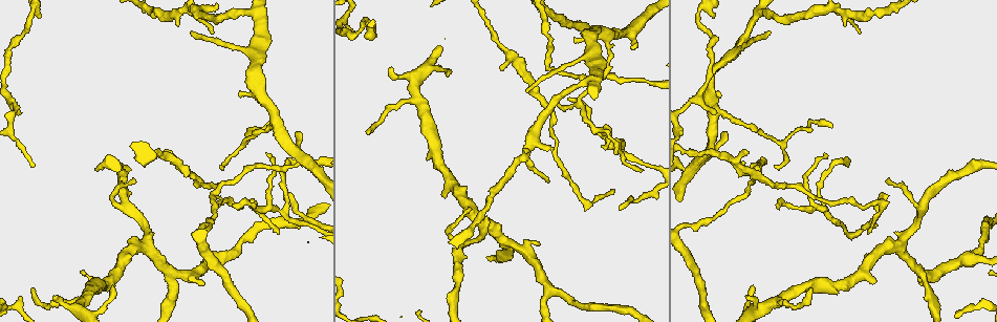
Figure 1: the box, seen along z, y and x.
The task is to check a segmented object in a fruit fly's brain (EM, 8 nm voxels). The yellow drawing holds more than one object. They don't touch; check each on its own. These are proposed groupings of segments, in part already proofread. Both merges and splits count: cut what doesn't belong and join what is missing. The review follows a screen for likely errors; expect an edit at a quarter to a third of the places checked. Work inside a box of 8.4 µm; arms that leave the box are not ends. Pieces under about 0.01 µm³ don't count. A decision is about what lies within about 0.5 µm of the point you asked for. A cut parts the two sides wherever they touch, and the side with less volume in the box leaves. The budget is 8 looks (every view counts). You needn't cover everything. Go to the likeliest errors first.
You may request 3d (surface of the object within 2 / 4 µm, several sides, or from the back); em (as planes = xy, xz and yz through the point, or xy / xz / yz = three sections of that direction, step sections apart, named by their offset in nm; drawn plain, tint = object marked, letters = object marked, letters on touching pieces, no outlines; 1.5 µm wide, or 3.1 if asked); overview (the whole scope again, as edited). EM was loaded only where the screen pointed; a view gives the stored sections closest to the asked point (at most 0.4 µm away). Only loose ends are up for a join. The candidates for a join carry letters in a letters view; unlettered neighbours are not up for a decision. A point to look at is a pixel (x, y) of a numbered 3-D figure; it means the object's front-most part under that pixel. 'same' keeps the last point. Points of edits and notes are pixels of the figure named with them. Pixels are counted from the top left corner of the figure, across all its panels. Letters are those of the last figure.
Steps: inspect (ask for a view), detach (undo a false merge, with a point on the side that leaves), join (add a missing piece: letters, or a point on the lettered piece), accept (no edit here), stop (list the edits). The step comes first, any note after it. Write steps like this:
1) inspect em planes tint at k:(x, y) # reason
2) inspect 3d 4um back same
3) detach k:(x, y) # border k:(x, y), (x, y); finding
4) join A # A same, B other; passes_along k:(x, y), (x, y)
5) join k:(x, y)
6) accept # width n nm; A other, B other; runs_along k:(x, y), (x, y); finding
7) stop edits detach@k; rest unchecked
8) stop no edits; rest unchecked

inspect 3d 4um at 1:(717, 96) # an open end

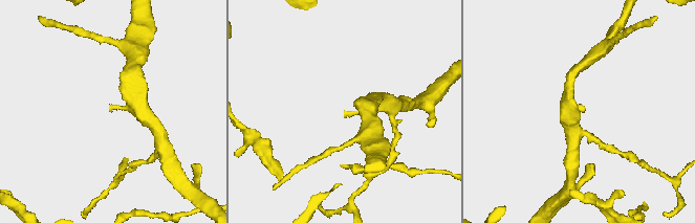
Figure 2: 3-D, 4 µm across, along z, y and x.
inspect em planes letters at 2:(580, 111) # arm_widths 200, 220 nm

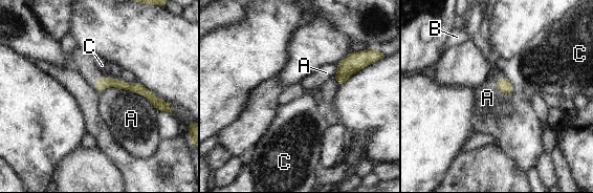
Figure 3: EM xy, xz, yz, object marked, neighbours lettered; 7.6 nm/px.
accept # A other, B other, C other; border 3:(107, 87), (135, 91), (157, 110); none of them fits

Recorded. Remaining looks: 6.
inspect 3d 4um at 1:(858, 31) # branch stops here

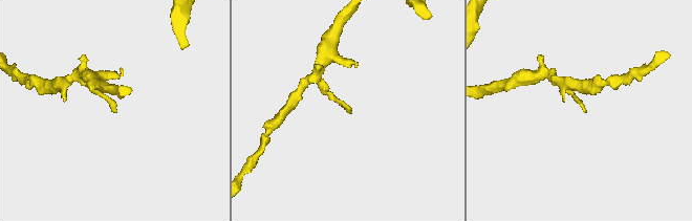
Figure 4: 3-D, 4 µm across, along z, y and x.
inspect em yz step 4 letters at 4:(351, 113) # shape alone is not enough

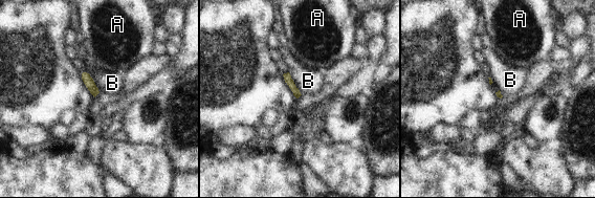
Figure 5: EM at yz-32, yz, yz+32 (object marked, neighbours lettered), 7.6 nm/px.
accept # longest_contact B 200 nm; A other, B other; border 5:(288, 72), (302, 94); none of them fits

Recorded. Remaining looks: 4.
inspect em planes letters at 1:(19, 112)

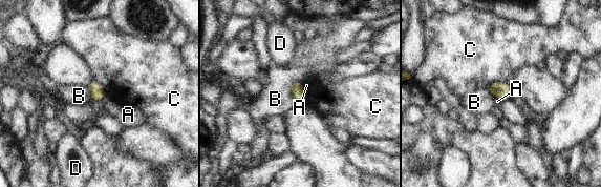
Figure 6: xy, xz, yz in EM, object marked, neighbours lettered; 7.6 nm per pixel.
accept # A other, B other, C other, D other; border 6:(301, 82), (302, 88), (306, 92); none of them fits

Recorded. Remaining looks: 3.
stop no edits; rest unchecked

